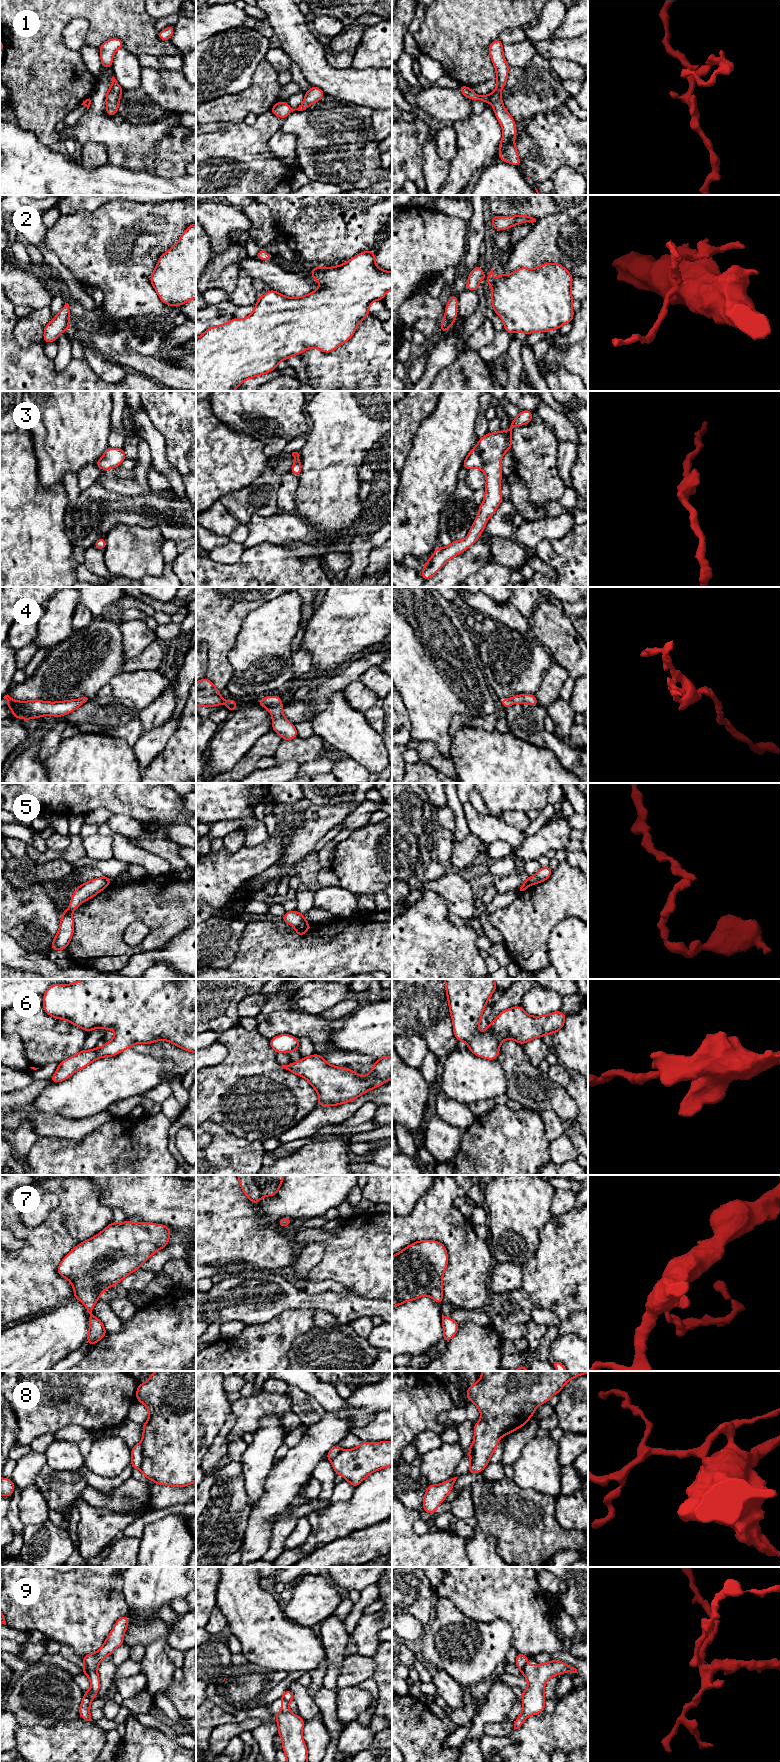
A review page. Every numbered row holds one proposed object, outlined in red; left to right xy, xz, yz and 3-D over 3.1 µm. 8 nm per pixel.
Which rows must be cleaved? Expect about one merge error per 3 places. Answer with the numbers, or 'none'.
5, 8, 9

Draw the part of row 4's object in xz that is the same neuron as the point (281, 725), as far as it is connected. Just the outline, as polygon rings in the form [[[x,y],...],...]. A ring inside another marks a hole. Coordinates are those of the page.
[[[267,696],[257,700],[257,704],[265,707],[272,714],[272,730],[283,740],[292,740],[298,736],[296,727],[283,714],[283,703],[279,696]]]

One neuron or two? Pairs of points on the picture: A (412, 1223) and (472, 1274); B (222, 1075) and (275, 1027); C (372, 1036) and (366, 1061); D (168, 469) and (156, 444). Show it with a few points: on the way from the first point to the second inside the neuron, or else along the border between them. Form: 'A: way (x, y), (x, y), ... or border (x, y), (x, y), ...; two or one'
A: way (430, 1223), (433, 1223), (466, 1256); one
B: border (256, 1029), (268, 1041); two
C: border (345, 1050), (369, 1054), (376, 1059); two
D: way (162, 463), (158, 459), (158, 450); one

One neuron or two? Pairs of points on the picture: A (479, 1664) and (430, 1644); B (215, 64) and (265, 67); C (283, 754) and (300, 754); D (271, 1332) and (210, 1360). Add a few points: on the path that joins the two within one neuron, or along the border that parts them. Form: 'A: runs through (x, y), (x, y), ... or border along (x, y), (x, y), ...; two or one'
A: runs through (465, 1665), (450, 1665), (444, 1659), (438, 1658); one
B: border along (264, 58), (257, 65), (252, 80), (246, 87); two
C: runs through (287, 754), (296, 754); one
D: runs through (257, 1347), (244, 1360), (225, 1360); one

